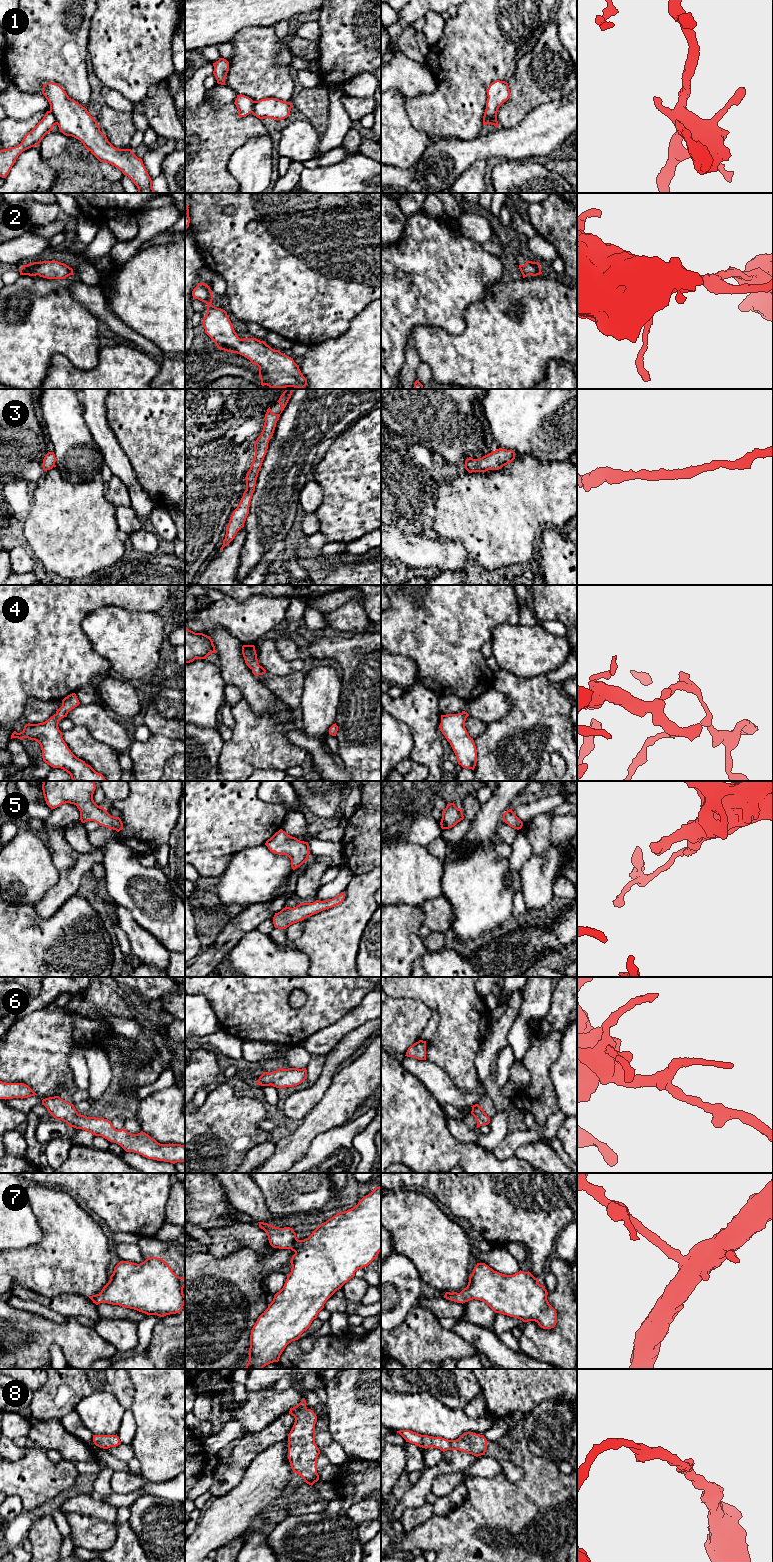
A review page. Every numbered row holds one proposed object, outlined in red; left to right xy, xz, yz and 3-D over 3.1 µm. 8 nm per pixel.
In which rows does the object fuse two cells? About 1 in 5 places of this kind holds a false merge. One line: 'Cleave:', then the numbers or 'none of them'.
Cleave: 1

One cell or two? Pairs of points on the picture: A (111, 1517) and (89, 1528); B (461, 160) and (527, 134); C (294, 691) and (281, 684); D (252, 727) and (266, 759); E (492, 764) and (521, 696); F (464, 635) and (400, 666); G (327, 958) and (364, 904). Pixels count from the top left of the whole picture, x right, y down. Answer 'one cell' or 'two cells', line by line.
A: two cells
B: one cell
C: one cell
D: one cell
E: one cell
F: two cells
G: one cell

